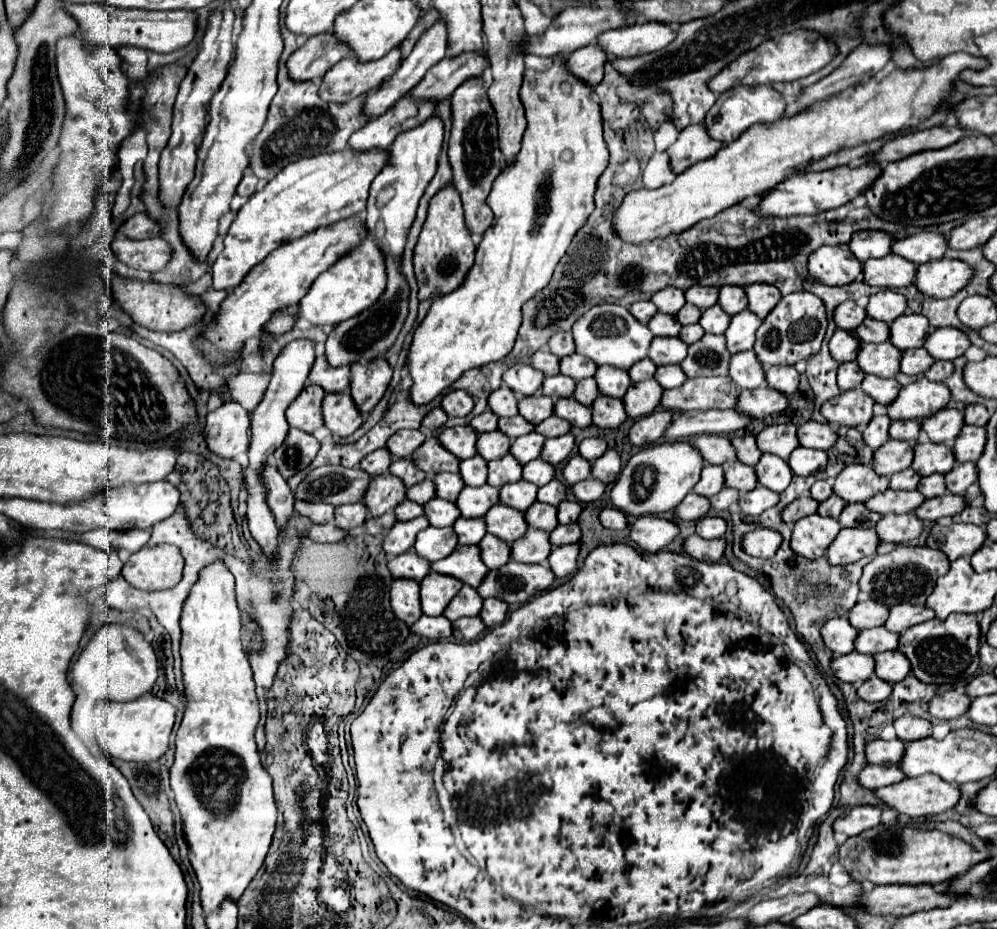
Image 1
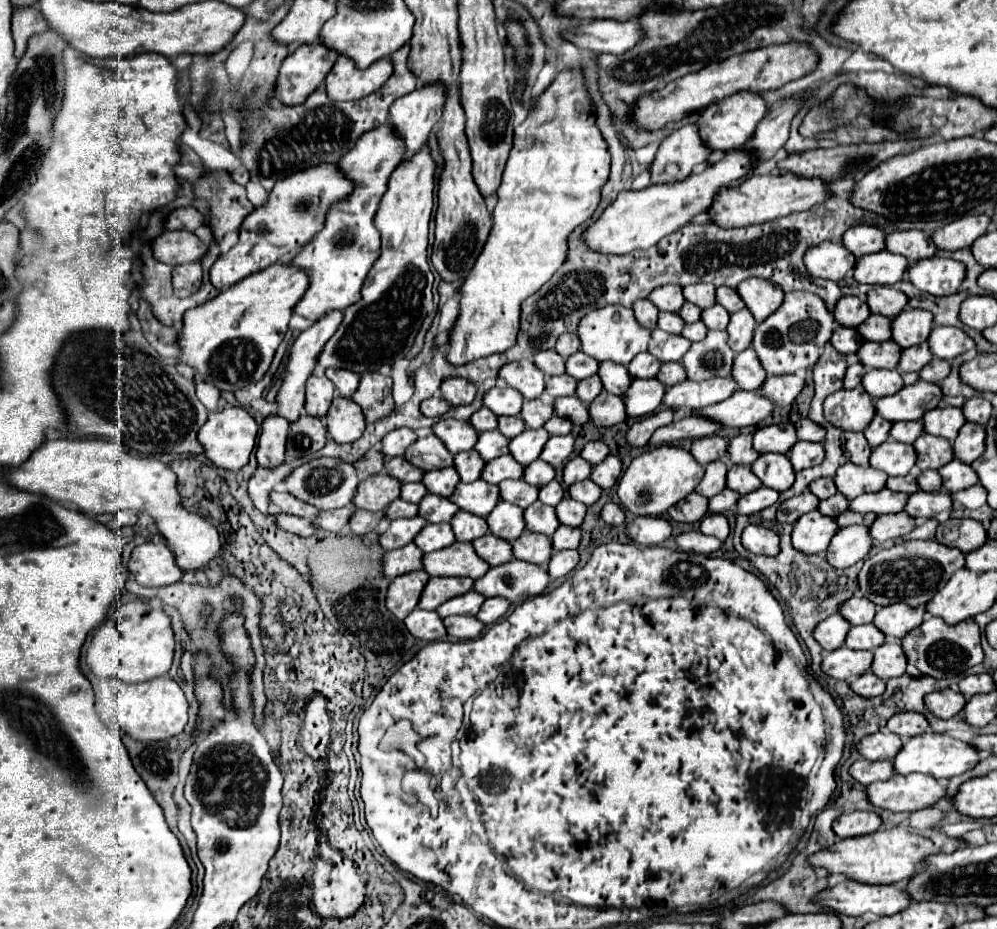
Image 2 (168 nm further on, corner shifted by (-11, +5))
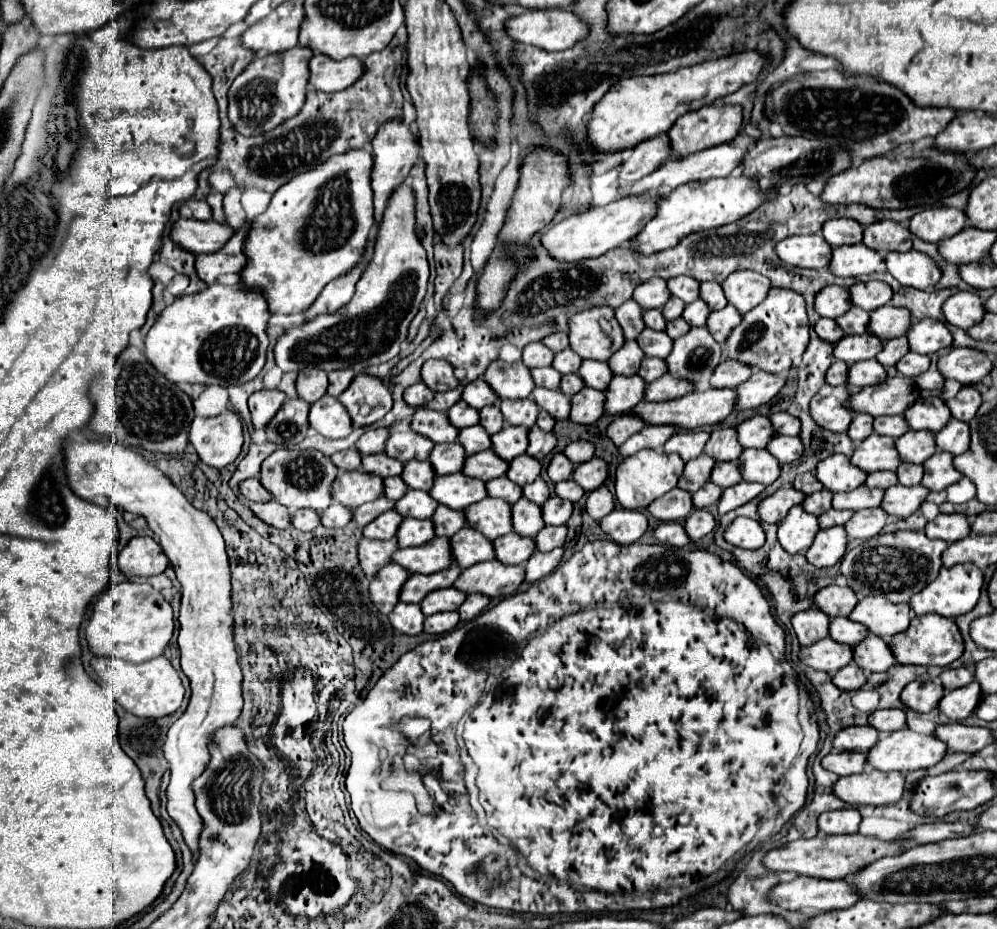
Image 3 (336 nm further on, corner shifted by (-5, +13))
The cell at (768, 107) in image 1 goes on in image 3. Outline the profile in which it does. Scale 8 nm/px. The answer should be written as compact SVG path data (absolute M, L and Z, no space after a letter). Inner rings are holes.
M714 101L710 103L710 107L702 107L698 111L690 111L690 115L682 115L682 119L678 119L678 123L674 123L674 127L668 131L670 137L670 159L682 159L686 155L728 143L730 139L734 139L738 135L738 129L742 125L742 107L738 105L724 105L722 101Z

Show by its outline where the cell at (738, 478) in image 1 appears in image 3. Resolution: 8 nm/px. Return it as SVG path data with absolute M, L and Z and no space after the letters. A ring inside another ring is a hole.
M730 461L730 463L716 463L712 473L710 473L710 483L726 489L726 487L732 487L736 483L740 483L742 477L740 477L740 471L738 471L738 463Z

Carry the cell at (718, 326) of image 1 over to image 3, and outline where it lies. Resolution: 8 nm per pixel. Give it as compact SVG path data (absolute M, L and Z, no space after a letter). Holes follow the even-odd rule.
M696 299L686 305L682 319L692 327L702 327L708 319L708 313L710 313L710 309L706 309L706 303L702 303L702 299Z

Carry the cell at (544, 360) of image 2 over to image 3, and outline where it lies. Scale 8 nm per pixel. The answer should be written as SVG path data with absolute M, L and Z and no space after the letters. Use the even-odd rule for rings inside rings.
M530 343L524 347L522 351L522 361L528 369L534 369L534 367L548 367L554 359L554 353L544 345L544 343Z

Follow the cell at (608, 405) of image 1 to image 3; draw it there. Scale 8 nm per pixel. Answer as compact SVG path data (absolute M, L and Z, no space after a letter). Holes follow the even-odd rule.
M584 387L582 391L570 397L570 405L572 405L572 411L568 419L572 423L580 423L580 425L596 423L604 413L604 393Z

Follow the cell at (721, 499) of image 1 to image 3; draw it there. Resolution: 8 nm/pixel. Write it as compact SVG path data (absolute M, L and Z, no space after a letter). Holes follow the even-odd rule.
M706 483L706 485L700 487L696 493L692 493L692 505L694 505L696 509L704 509L704 507L708 507L708 505L718 503L720 495L722 495L722 489L720 489L720 487L714 487L712 483Z

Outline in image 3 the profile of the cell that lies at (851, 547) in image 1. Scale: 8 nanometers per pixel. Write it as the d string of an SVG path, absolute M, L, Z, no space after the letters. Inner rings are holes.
M830 527L826 531L818 531L814 537L814 543L806 551L808 563L814 567L832 567L838 563L838 559L844 557L846 553L846 531L844 527Z

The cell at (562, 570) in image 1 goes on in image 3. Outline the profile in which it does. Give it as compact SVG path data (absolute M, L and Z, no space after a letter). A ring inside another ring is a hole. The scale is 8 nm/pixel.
M554 549L554 551L548 551L548 553L536 551L526 563L524 581L526 583L536 583L536 581L544 579L546 575L550 575L558 567L560 559L562 559L562 549Z

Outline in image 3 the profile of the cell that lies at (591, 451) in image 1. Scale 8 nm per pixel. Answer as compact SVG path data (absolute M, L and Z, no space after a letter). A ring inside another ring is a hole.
M572 441L572 443L566 445L564 455L566 455L574 465L580 465L580 463L586 463L588 459L594 457L594 445L592 445L590 441Z

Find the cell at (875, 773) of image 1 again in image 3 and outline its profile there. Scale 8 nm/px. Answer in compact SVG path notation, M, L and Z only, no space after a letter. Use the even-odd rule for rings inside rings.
M830 753L822 757L822 767L836 773L836 775L854 775L862 773L864 763L862 763L862 753Z

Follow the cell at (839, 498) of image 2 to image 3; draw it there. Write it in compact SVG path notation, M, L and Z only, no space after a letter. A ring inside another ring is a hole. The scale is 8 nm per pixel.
M822 489L818 493L812 493L810 497L806 497L802 501L802 507L804 507L806 513L812 513L812 515L818 517L818 515L826 513L832 507L832 493L826 491L826 489Z

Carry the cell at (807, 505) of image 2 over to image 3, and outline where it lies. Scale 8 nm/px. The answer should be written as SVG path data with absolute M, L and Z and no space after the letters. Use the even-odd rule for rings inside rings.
M794 487L778 489L774 495L768 495L758 503L758 519L762 523L780 523L788 511L802 501L804 495L800 491L794 491Z

